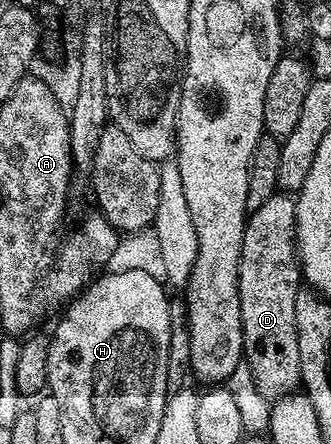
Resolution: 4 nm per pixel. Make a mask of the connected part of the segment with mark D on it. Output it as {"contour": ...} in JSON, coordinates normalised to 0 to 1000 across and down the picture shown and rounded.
{"contour":[[[834,435],[801,453],[789,471],[761,477],[746,495],[746,511],[734,518],[734,577],[722,583],[722,685],[728,687],[734,723],[734,795],[743,827],[758,840],[758,863],[770,881],[795,899],[840,903],[894,887],[906,878],[909,822],[903,820],[906,788],[897,779],[897,660],[909,653],[909,610],[900,599],[897,559],[891,552],[891,448],[855,435]]]}

